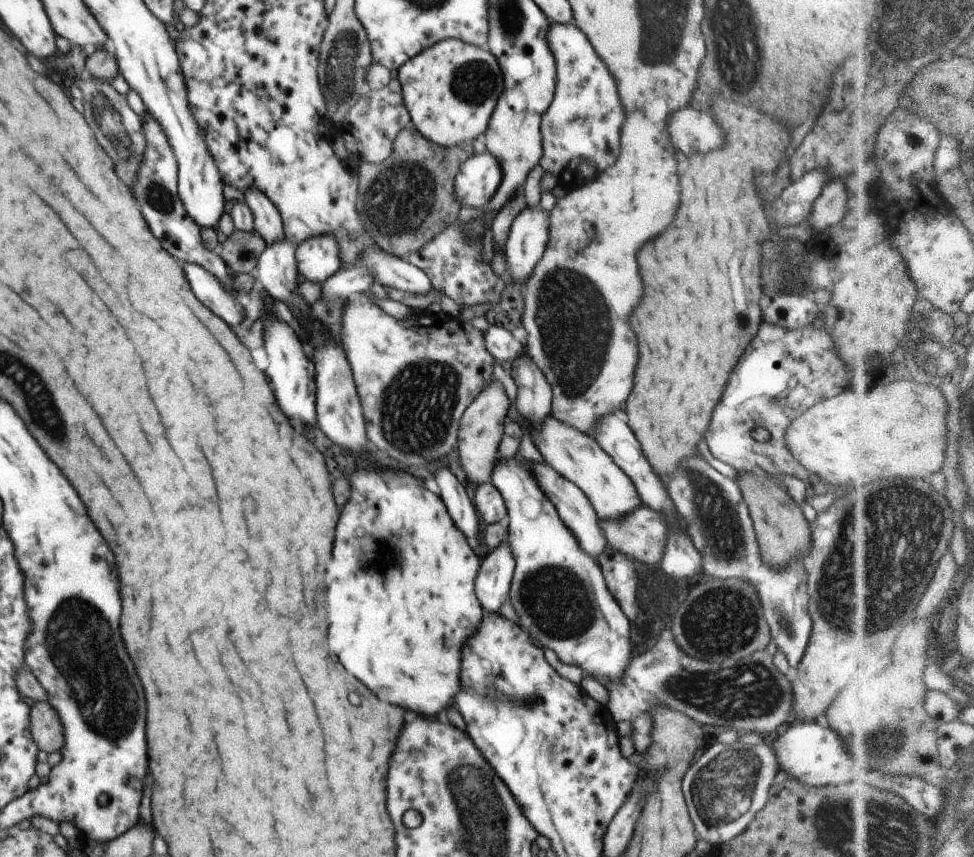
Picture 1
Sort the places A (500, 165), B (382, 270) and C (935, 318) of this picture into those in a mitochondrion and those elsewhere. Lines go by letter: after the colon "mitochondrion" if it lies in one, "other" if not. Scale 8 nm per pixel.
A: other
B: other
C: mitochondrion

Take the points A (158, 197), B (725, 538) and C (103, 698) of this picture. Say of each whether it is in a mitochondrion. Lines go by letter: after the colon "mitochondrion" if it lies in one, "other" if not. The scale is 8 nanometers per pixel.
A: mitochondrion
B: mitochondrion
C: mitochondrion

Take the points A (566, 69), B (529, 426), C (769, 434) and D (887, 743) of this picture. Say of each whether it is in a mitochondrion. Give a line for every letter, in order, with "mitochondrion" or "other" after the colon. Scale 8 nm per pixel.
A: other
B: other
C: other
D: mitochondrion

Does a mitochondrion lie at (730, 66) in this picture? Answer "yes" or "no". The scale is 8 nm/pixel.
yes

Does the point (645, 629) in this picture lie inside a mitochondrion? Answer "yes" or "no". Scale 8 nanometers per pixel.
no

